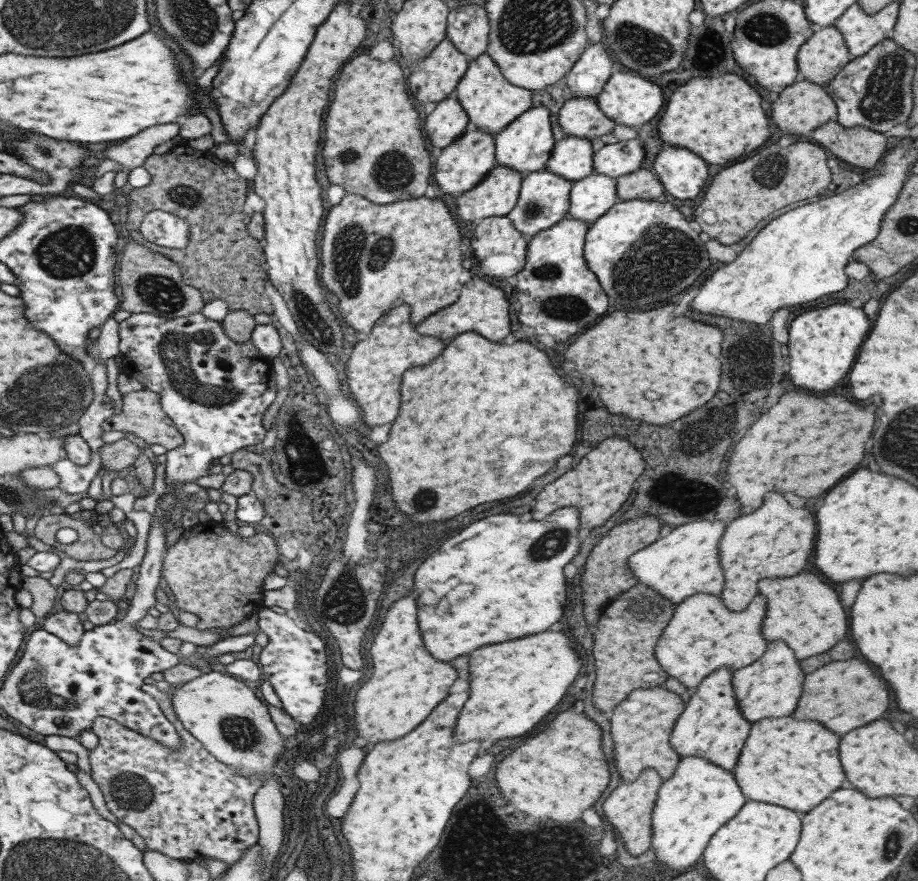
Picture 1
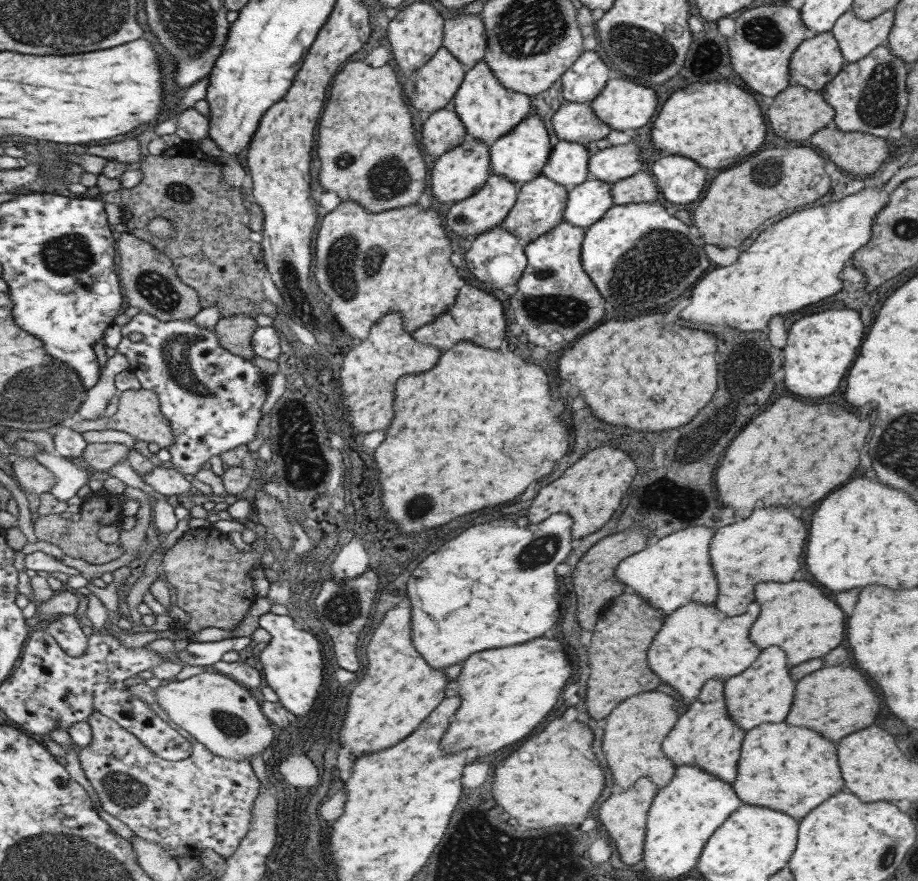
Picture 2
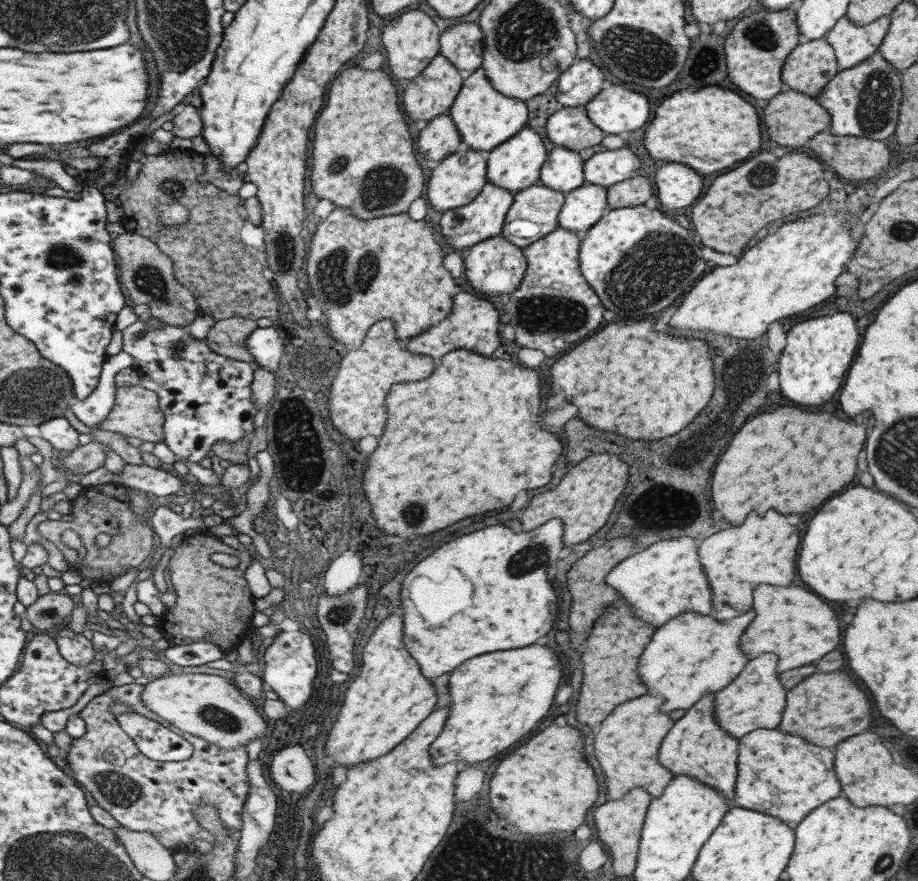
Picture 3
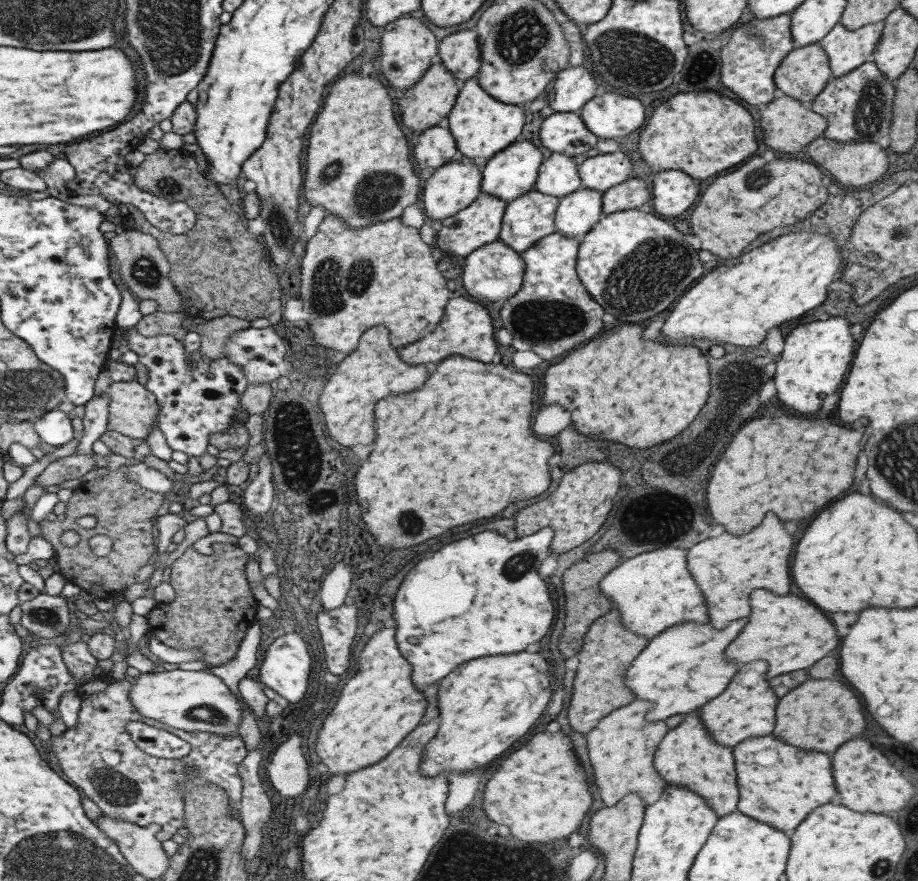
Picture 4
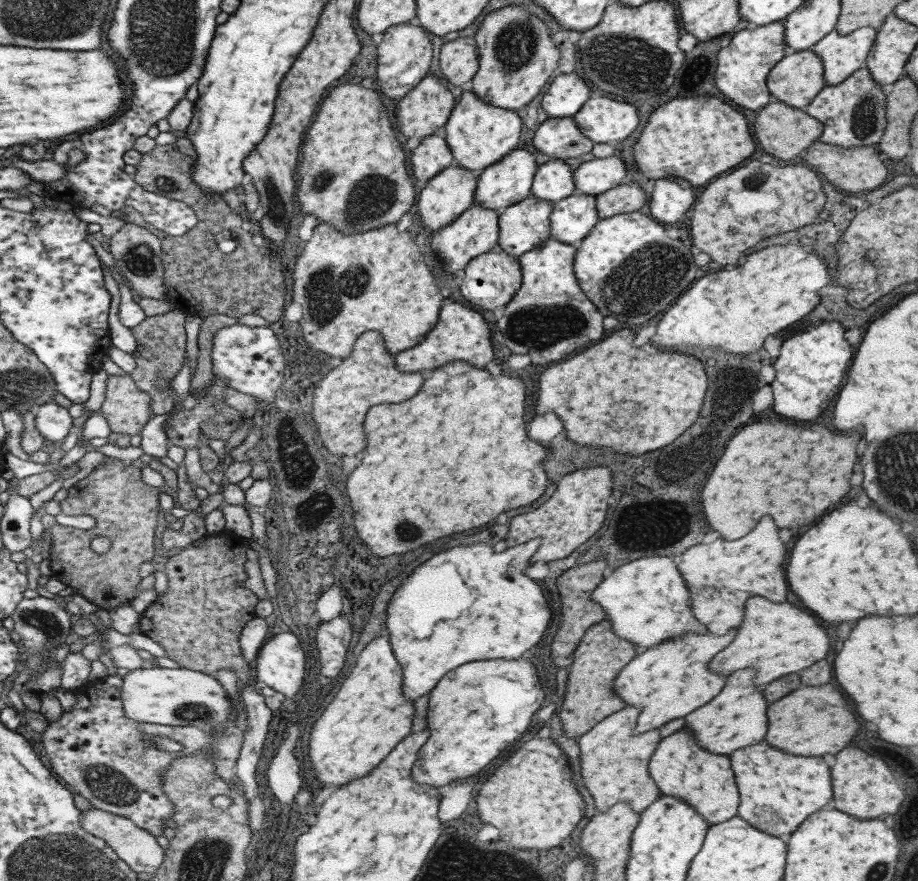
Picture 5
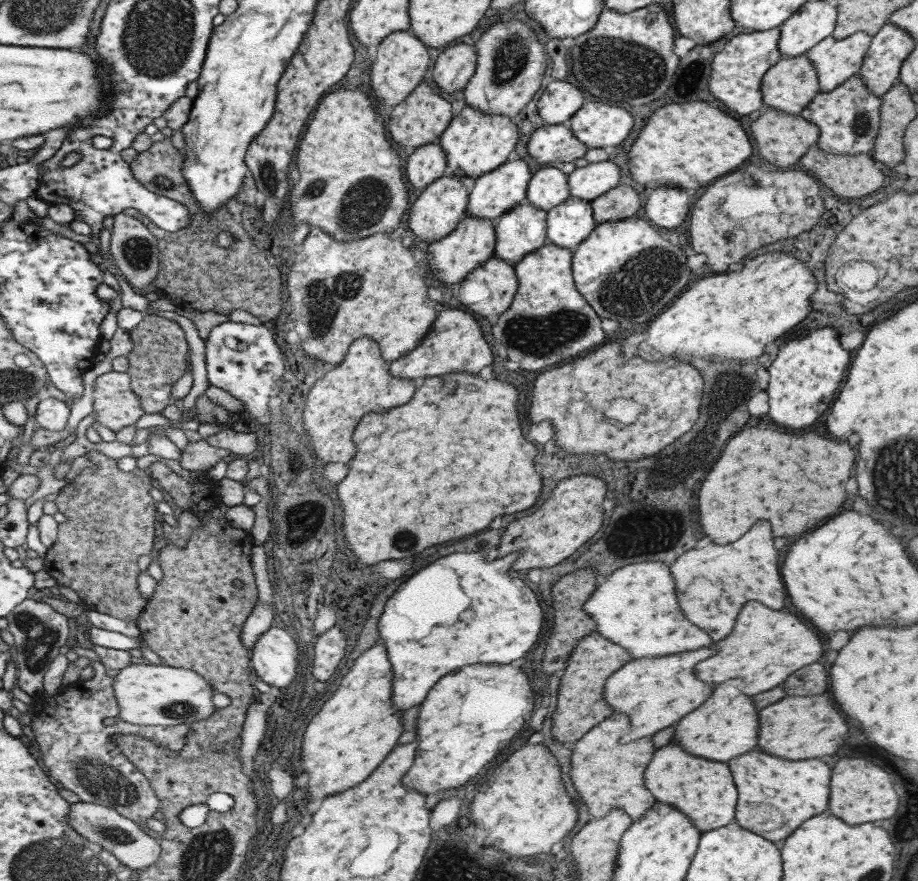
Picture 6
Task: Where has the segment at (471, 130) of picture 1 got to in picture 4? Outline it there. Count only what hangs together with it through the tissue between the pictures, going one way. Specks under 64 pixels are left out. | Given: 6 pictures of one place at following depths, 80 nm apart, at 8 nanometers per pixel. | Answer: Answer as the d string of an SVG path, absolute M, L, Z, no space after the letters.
M458 153L451 162L444 163L443 166L433 170L423 184L421 192L422 209L425 216L437 226L444 218L463 210L465 206L469 206L479 196L481 171L479 163Z

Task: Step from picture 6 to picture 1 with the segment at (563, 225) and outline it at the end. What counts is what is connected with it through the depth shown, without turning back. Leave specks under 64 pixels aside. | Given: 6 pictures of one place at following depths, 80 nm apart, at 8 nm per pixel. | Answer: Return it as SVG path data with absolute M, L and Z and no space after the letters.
M591 171L589 176L572 183L567 215L591 224L619 202L616 197L616 179Z

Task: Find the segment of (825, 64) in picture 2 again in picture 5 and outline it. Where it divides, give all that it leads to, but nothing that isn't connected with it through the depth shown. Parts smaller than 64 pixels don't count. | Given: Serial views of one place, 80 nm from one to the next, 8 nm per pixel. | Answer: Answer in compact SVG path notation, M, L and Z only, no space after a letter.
M812 50L788 52L766 76L772 100L791 108L806 107L824 86L823 67Z

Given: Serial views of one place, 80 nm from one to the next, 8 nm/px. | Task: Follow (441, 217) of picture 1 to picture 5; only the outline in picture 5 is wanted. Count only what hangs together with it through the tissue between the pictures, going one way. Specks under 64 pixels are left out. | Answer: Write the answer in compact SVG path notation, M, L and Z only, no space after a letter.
M319 223L311 238L295 260L292 272L293 302L301 308L300 334L311 350L344 359L351 352L354 340L364 332L374 330L382 336L387 352L407 350L423 340L435 326L441 304L445 302L433 283L433 275L425 263L415 238L409 232L399 232L395 225L385 225L363 233L341 235L331 225Z

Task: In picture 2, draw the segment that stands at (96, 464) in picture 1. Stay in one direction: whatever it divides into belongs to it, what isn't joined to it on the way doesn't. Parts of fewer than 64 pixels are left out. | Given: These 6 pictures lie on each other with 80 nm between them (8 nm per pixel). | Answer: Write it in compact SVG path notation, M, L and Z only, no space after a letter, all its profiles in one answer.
M45 451L33 454L33 459L55 475L55 484L48 490L57 501L67 501L75 494L81 494L87 487L88 469L75 466L73 461Z

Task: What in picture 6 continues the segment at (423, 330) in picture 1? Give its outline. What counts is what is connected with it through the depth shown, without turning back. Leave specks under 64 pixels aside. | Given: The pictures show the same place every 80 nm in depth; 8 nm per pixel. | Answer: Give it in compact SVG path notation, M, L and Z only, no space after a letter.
M439 307L435 320L423 340L401 358L388 363L387 371L395 378L407 380L424 379L449 373L477 375L493 360L492 351L489 348L481 335L479 324L469 312Z

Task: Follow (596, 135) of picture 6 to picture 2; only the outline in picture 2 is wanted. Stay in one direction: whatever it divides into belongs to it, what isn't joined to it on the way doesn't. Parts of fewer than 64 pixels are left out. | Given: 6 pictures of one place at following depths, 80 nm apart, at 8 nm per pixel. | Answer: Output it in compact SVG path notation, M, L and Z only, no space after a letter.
M616 78L607 79L605 86L600 93L590 101L591 110L595 116L604 122L610 130L631 131L634 128L641 128L649 122L649 118L655 114L655 92L647 86L639 86L633 79Z

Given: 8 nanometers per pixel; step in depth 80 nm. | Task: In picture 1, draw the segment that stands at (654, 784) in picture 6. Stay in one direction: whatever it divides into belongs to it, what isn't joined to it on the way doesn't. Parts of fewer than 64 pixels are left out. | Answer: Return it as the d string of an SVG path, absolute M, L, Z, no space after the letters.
M722 666L703 680L691 691L689 701L675 720L669 735L669 746L683 758L684 756L700 756L719 769L732 773L739 750L743 748L743 740L747 738L751 722L741 717L737 700L731 686L733 670Z

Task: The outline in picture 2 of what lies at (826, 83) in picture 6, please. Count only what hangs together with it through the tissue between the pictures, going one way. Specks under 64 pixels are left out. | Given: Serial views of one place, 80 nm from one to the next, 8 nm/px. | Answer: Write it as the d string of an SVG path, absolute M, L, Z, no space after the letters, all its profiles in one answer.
M893 8L869 21L855 18L850 10L839 16L830 31L835 42L838 42L844 62L857 62L874 48L884 45L894 22L893 17Z

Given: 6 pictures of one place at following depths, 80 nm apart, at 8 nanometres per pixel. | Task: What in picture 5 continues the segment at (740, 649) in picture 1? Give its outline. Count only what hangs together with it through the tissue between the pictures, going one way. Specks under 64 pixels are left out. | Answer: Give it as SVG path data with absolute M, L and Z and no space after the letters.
M730 628L723 636L716 636L711 632L703 634L684 634L683 638L675 638L675 640L667 640L661 646L649 648L643 654L635 655L633 660L630 660L615 676L612 682L612 690L616 696L620 698L625 706L639 707L641 712L637 716L635 726L633 727L633 735L645 733L653 728L659 728L673 718L685 717L687 714L704 706L711 700L723 686L727 674L716 674L708 670L706 664L710 658L713 658L732 641L736 628Z

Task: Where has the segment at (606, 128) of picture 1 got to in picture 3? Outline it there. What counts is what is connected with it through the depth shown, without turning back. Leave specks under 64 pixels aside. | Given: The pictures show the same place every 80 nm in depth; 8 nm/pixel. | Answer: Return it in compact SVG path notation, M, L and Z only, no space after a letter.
M584 105L561 107L547 117L544 127L555 147L575 151L599 144L605 135L587 118Z

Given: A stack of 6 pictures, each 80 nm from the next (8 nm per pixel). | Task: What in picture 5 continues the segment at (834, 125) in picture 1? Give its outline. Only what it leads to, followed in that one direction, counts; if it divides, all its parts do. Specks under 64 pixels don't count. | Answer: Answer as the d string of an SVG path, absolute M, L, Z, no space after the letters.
M820 140L811 143L803 154L803 162L831 185L844 192L868 192L884 185L887 170L883 162L879 160L879 153L875 145L852 146L840 148L831 144L825 144Z

